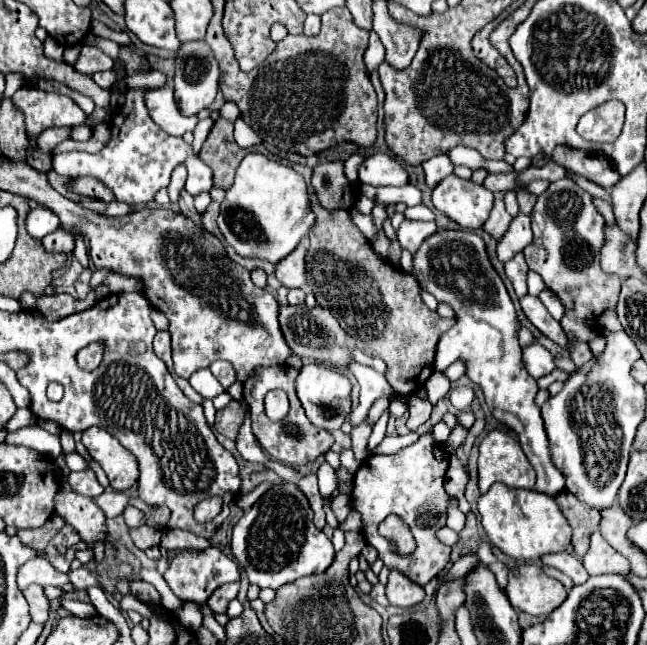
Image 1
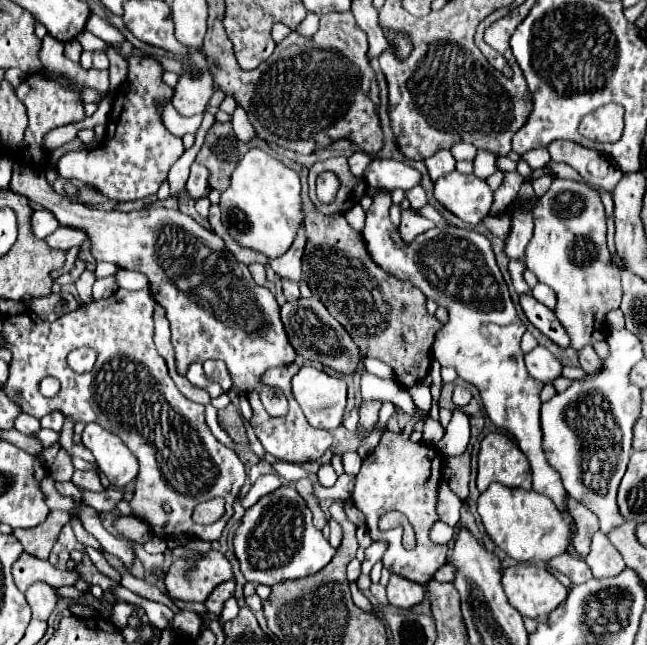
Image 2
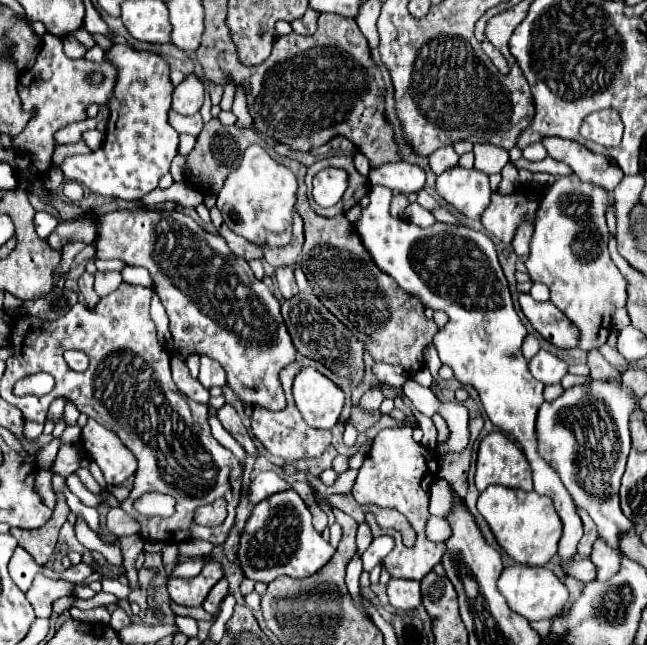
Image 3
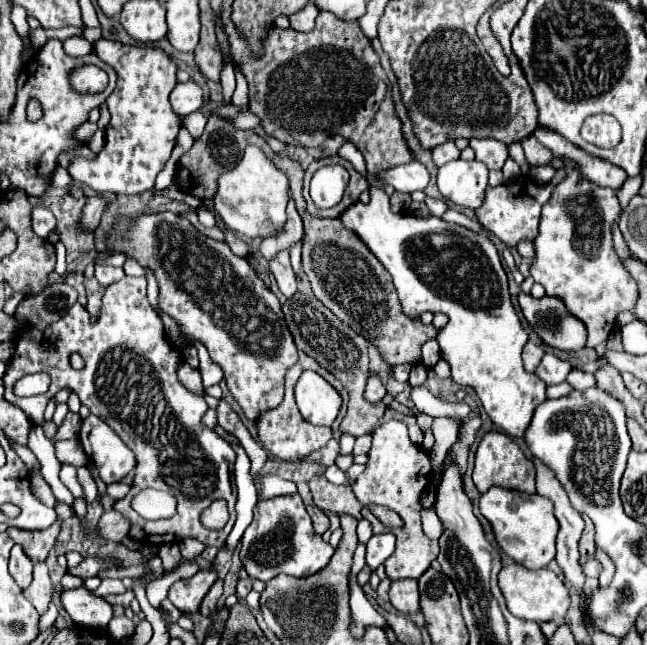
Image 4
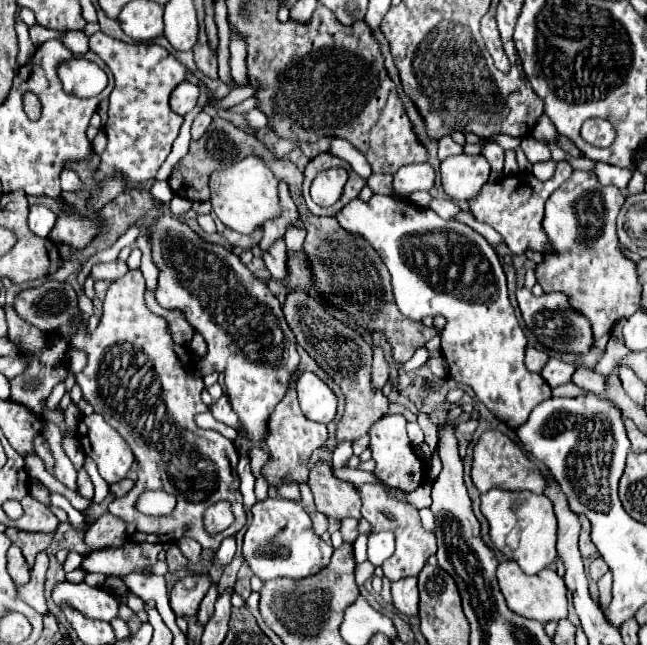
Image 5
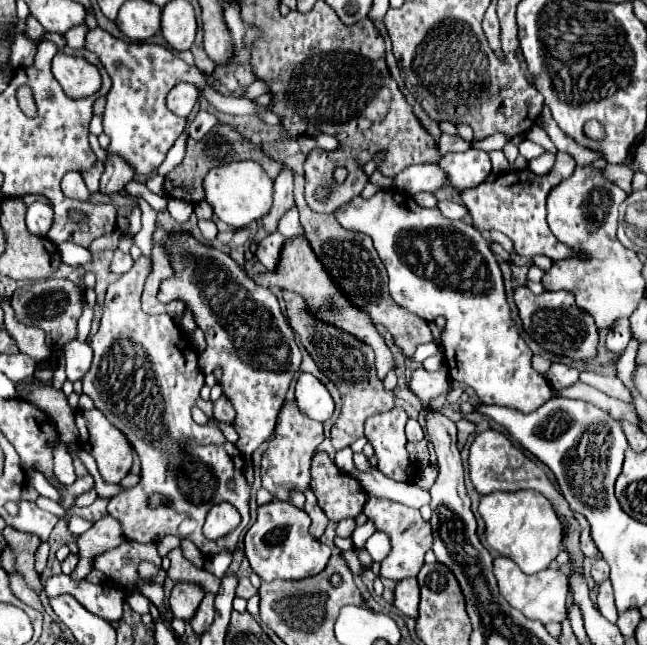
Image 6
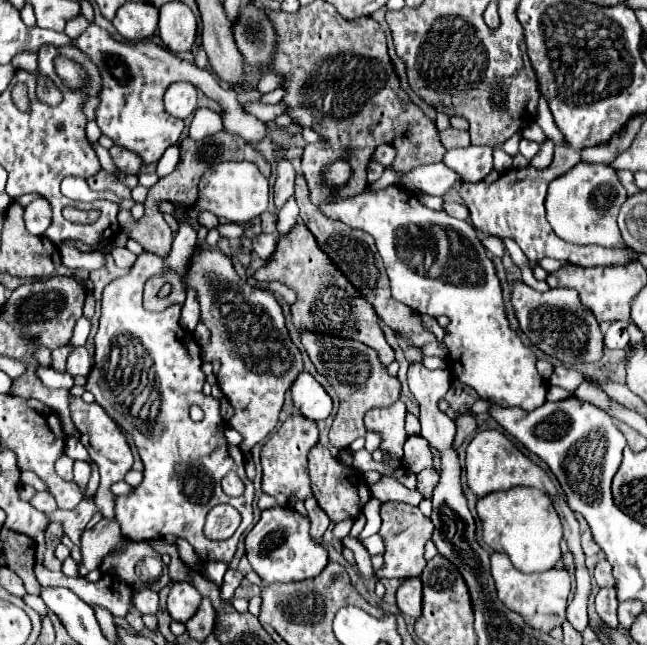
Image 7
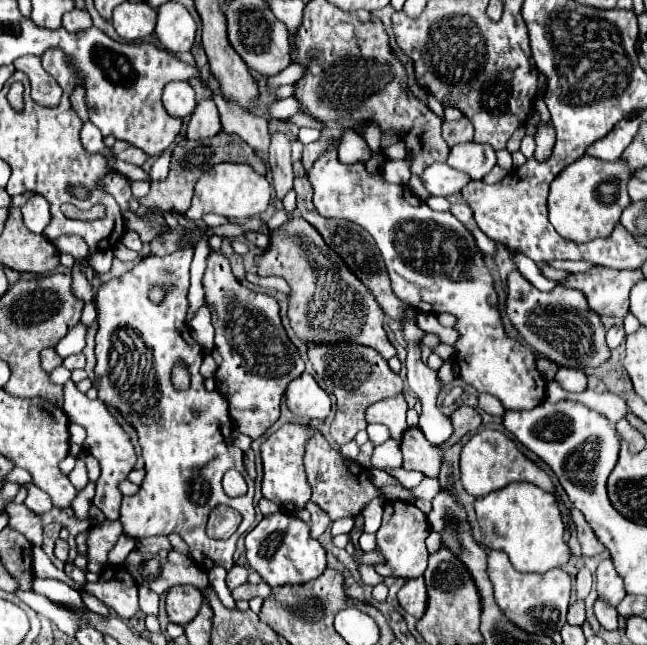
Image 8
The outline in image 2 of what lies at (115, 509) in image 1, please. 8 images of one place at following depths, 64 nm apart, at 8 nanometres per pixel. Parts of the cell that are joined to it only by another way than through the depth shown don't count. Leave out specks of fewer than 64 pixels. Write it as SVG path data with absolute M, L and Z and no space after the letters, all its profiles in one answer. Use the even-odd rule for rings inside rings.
M78 488L78 490L80 490L80 496L82 496L82 502L96 508L98 512L112 512L116 502L122 498L122 492L116 490L116 488L106 488L106 490L98 492L98 494L88 492L84 488Z

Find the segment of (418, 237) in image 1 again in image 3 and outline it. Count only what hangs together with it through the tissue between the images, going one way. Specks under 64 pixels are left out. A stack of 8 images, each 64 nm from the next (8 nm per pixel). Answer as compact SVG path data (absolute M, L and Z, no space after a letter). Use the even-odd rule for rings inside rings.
M418 202L408 204L408 208L404 210L404 220L414 222L414 224L418 224L418 226L430 226L430 224L436 222L434 216L432 216L432 212L426 210L426 208L422 208Z

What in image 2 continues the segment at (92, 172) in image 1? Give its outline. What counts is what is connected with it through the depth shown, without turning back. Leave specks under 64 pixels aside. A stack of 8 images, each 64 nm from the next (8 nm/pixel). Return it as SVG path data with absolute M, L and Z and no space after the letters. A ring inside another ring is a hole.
M136 54L128 56L126 62L128 76L114 98L104 144L90 152L68 152L56 164L56 170L62 178L82 182L106 198L122 202L146 198L158 192L160 184L168 176L170 166L184 152L182 140L164 128L164 122L158 114L160 100L170 100L174 92L172 86L162 80L162 64L152 56ZM192 164L190 178L188 178L188 192L194 198L208 196L208 192L210 192L210 188L208 188L208 170L202 164Z

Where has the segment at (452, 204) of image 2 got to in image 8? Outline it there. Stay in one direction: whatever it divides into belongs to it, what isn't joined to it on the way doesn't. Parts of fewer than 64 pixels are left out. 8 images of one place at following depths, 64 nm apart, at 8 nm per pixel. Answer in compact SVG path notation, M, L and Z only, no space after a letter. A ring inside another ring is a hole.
M458 144L450 150L446 160L452 168L466 172L472 180L482 180L496 164L496 154L490 144Z

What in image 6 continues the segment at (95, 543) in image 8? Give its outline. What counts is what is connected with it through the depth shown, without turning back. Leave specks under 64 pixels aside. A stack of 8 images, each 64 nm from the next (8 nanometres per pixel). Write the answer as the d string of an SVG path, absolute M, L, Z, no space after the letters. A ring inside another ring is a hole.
M110 514L102 516L98 522L92 524L88 532L78 536L78 546L80 546L80 562L72 572L74 580L82 580L90 574L92 570L92 560L106 550L112 550L124 542L124 534L120 528L120 522L112 518Z

